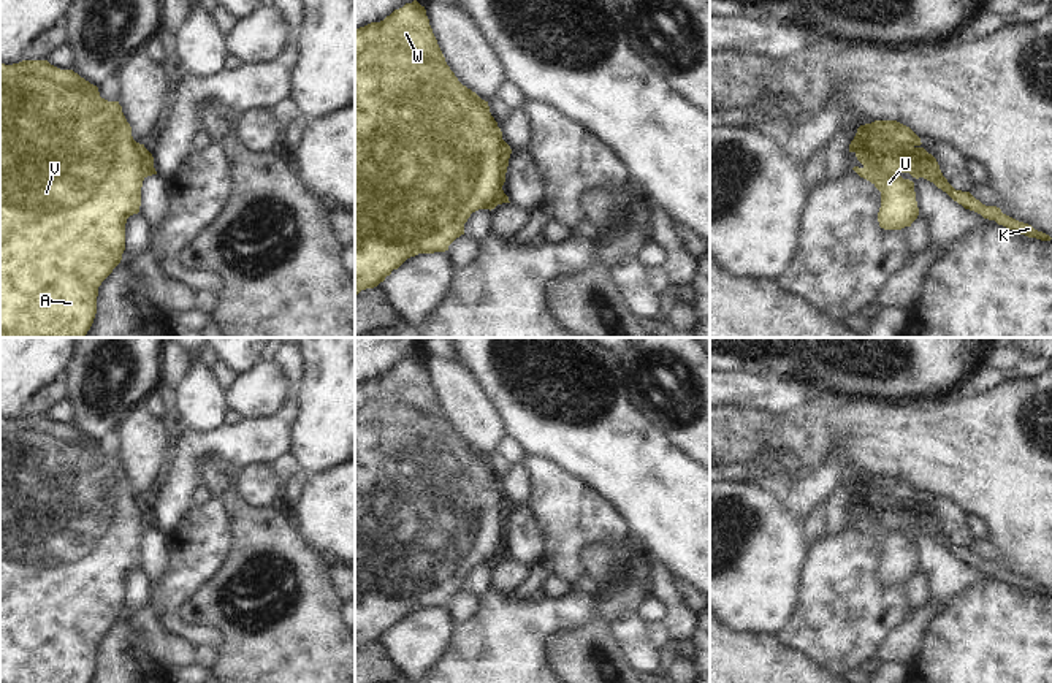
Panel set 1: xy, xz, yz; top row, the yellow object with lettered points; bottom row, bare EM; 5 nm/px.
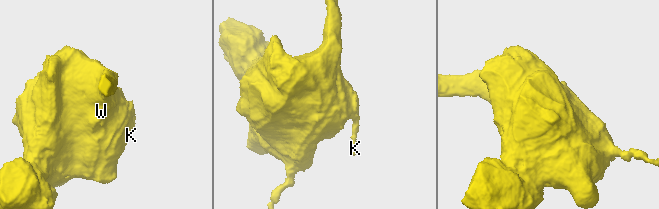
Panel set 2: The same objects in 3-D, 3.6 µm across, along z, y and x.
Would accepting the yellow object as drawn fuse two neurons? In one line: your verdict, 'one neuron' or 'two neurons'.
two neurons

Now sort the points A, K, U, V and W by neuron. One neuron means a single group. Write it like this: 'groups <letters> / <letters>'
groups A U V W / K

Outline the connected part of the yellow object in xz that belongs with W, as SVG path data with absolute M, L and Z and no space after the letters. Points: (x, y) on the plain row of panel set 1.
M417 355L394 364L380 377L355 383L355 650L377 642L410 612L448 605L448 601L464 590L464 578L471 569L490 564L496 558L502 544L497 507L502 496L502 486L490 467L488 456L463 441L450 425L429 380L426 364Z

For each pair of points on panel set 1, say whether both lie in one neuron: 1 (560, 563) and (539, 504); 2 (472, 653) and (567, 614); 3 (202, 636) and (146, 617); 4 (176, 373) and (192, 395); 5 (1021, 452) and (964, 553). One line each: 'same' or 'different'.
1: same
2: same
3: different
4: different
5: same

